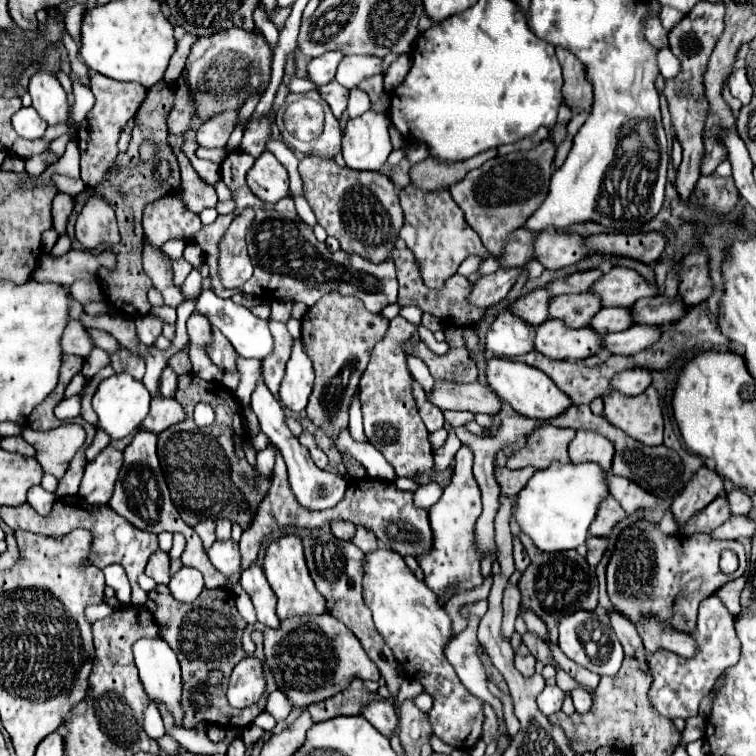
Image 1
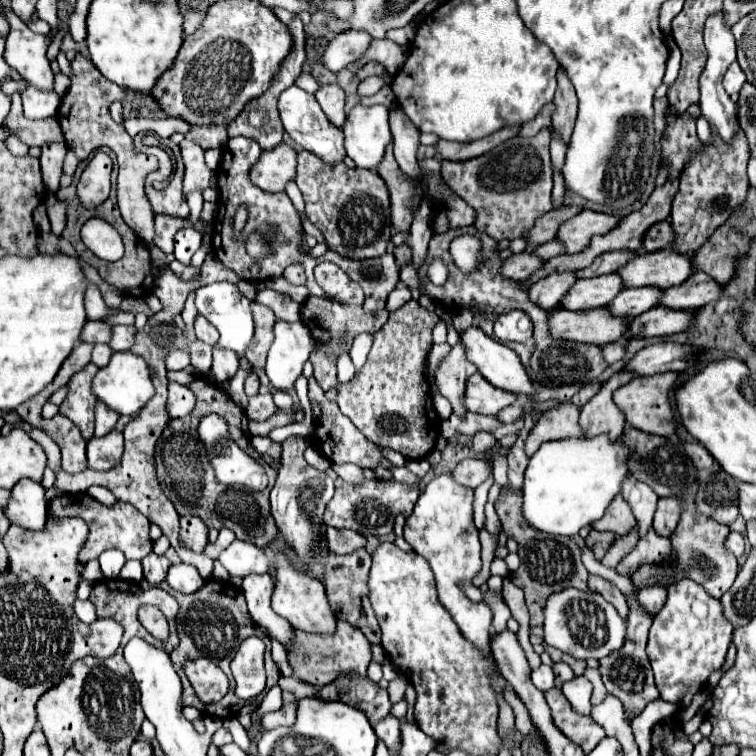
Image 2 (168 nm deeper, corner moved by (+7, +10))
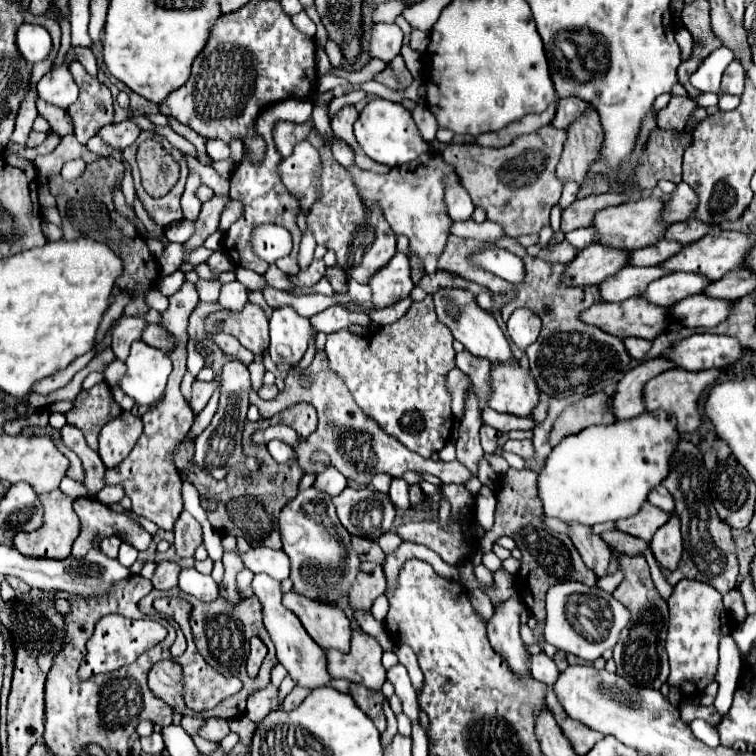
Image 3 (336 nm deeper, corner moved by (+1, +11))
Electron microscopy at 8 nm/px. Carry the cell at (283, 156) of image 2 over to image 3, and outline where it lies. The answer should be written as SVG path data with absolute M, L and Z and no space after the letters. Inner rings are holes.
M309 141L297 143L293 155L281 161L281 181L287 187L287 191L299 201L301 209L311 209L319 199L319 171L321 171L319 151Z

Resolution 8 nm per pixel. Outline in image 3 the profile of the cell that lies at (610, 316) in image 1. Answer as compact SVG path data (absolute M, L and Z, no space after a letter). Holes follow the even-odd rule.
M671 273L651 283L645 291L645 299L661 307L673 307L683 297L703 293L707 285L711 285L711 279L701 273Z

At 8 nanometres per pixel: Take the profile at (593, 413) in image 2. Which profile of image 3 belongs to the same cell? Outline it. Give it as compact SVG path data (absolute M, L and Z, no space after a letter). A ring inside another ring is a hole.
M657 357L643 361L641 365L633 367L617 385L617 393L613 395L613 413L617 419L629 419L645 413L645 401L643 401L643 389L645 383L653 377L657 377L663 371L673 369L675 363L667 357Z

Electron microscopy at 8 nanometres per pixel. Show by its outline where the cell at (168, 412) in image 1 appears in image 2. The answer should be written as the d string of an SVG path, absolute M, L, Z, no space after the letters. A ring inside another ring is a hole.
M169 382L169 398L167 398L167 414L169 418L183 418L195 406L195 396L187 386L177 382Z

